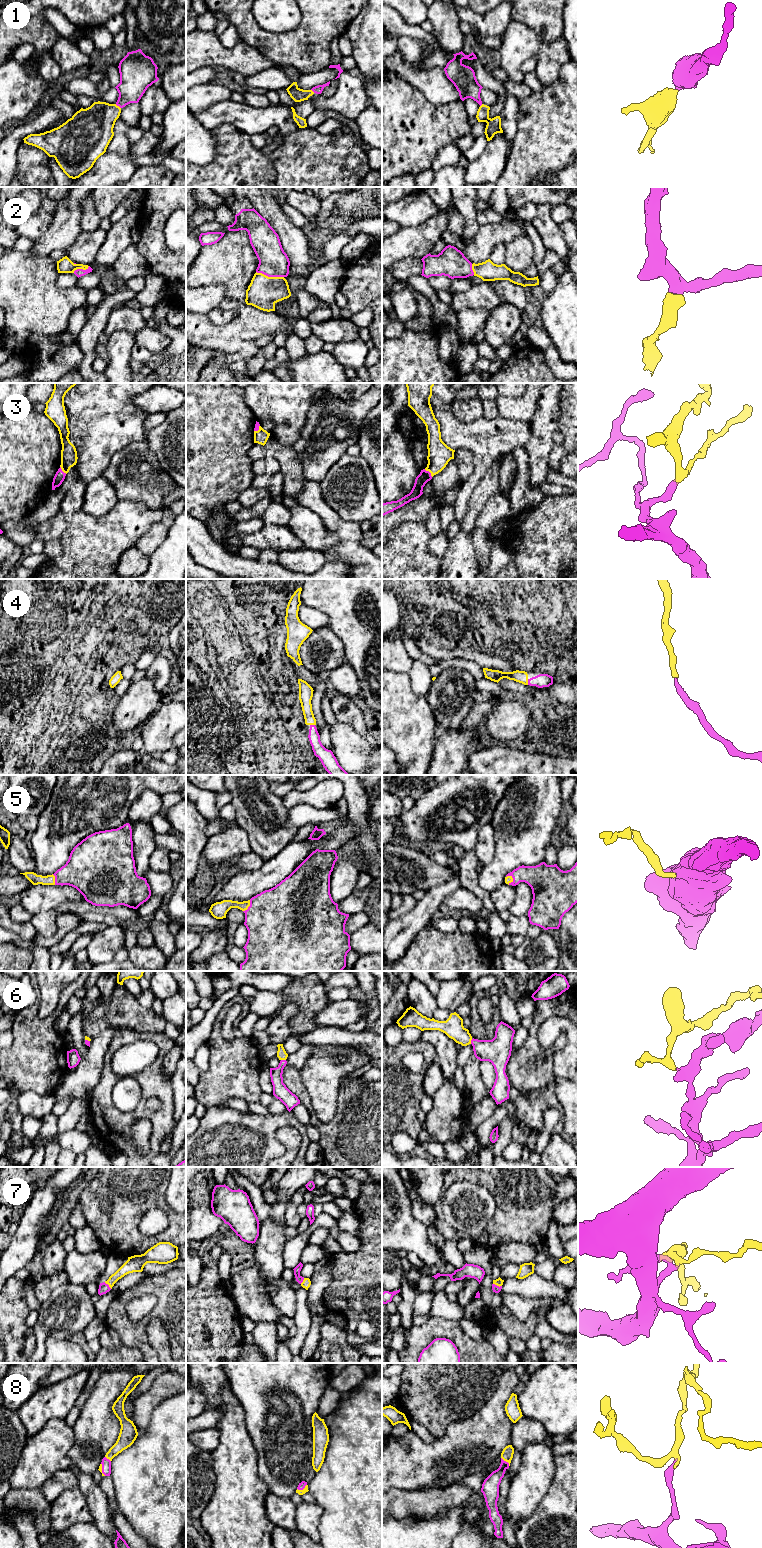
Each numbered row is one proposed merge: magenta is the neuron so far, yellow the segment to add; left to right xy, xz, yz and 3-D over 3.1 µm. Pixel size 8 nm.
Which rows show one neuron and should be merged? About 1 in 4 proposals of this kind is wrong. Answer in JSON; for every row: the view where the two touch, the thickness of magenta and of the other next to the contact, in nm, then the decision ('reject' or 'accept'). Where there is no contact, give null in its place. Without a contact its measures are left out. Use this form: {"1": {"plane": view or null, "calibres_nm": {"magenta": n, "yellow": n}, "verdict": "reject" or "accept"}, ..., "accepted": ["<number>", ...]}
{"1": {"plane": "xy", "calibres_nm": {"magenta": 240, "yellow": 300}, "verdict": "accept"}, "2": {"plane": "xz", "calibres_nm": {"magenta": 240, "yellow": 260}, "verdict": "accept"}, "3": {"plane": "yz", "calibres_nm": {"magenta": 90, "yellow": 190}, "verdict": "accept"}, "4": {"plane": "yz", "calibres_nm": {"magenta": 110, "yellow": 100}, "verdict": "accept"}, "5": {"plane": "xz", "calibres_nm": {"magenta": 500, "yellow": 130}, "verdict": "accept"}, "6": {"plane": "xz", "calibres_nm": {"magenta": 120, "yellow": 80}, "verdict": "accept"}, "7": {"plane": "yz", "calibres_nm": {"magenta": 60, "yellow": 60}, "verdict": "accept"}, "8": {"plane": "xz", "calibres_nm": {"magenta": 60, "yellow": 50}, "verdict": "accept"}, "accepted": ["1", "2", "3", "4", "5", "6", "7", "8"]}

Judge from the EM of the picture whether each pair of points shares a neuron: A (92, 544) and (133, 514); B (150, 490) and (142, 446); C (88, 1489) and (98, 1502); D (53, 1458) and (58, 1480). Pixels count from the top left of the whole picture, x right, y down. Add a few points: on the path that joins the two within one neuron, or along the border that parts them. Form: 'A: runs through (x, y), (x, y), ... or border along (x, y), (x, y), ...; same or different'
A: runs through (102, 540), (115, 532), (123, 524); same
B: runs through (148, 479), (148, 461), (144, 457); same
C: runs through (91, 1492), (96, 1499); same
D: border along (70, 1467), (64, 1470), (57, 1470), (40, 1488); different

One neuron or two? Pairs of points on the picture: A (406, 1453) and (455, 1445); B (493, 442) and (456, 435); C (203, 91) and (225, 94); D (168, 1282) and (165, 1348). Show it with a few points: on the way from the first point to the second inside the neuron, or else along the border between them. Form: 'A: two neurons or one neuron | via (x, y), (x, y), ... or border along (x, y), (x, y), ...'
A: one neuron | via (418, 1453), (443, 1453)
B: one neuron | via (484, 442), (477, 443), (471, 437), (465, 436)
C: one neuron | via (208, 93), (220, 93)
D: two neurons | border along (169, 1337), (172, 1352)

